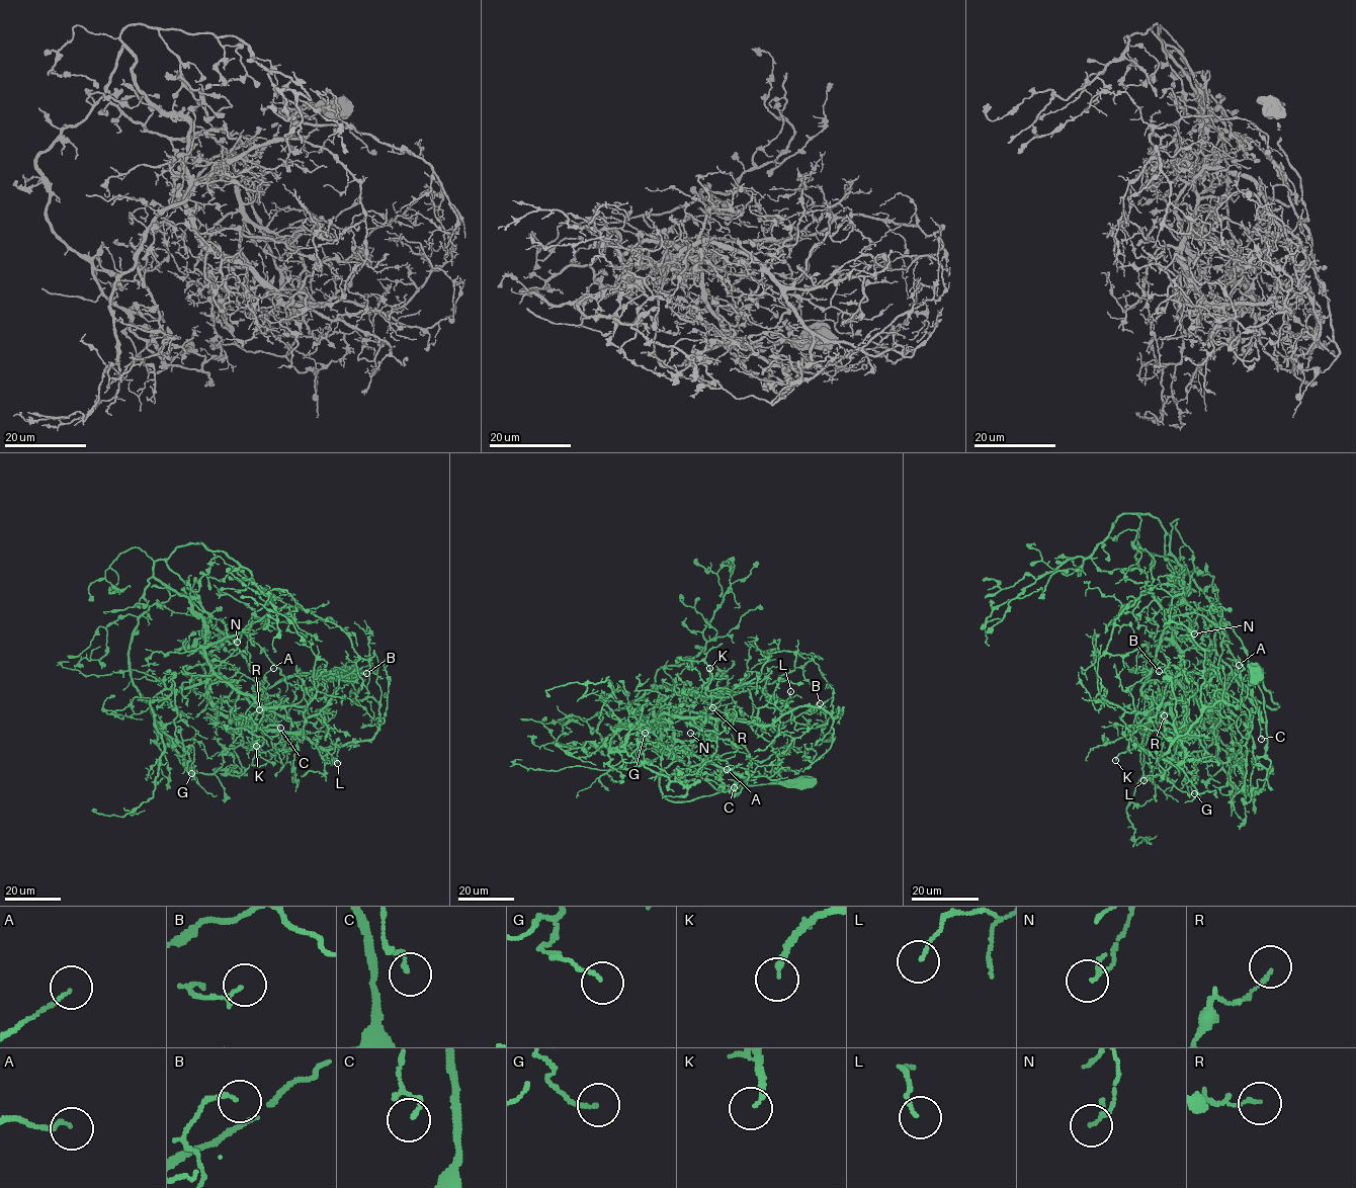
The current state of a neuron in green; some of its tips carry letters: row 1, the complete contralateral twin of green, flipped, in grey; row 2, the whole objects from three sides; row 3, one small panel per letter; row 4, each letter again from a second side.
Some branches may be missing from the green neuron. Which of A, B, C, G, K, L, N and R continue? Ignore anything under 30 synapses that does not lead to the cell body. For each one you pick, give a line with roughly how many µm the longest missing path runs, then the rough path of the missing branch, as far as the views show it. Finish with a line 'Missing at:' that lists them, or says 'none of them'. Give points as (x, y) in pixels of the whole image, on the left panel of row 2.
K: about 20 µm are missing; missing branch runs (256, 746), (252, 749), (243, 744), (238, 733), (245, 730)
Missing at: K

